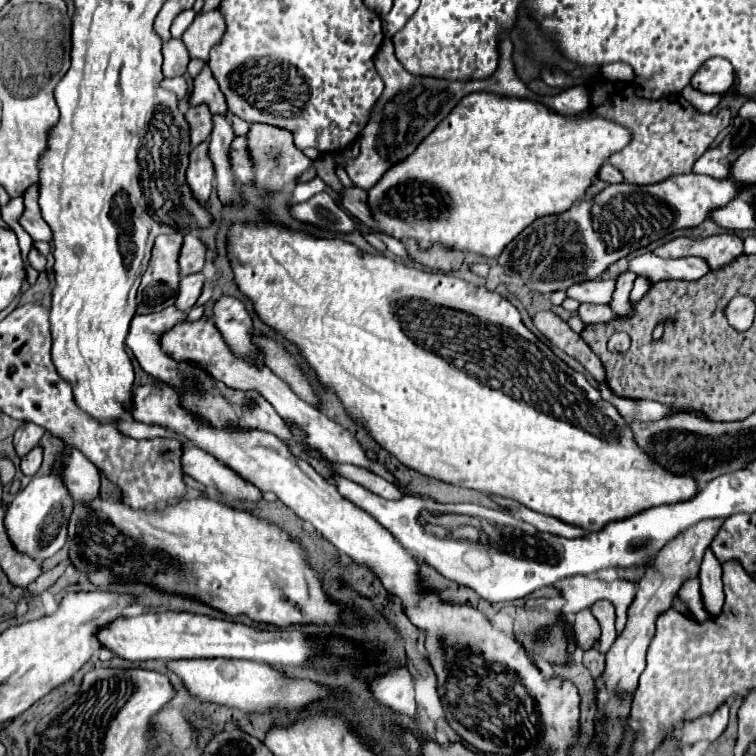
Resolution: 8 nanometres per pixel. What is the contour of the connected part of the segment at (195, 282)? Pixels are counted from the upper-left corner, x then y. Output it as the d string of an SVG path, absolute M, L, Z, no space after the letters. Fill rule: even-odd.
M201 272L199 274L191 274L191 276L183 276L179 280L179 294L177 294L175 306L179 310L183 310L183 312L189 312L191 306L197 302L203 284L205 284L205 276Z

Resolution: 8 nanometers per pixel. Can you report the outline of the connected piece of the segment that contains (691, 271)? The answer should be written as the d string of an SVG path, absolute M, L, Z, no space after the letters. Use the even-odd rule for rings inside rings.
M653 252L635 256L629 260L629 270L647 276L651 282L659 280L699 280L705 274L705 260L699 256L691 258L669 258L663 260Z

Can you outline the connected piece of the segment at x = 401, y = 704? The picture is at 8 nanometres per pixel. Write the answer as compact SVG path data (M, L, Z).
M397 668L381 676L371 678L371 692L375 698L389 706L391 710L407 716L415 716L415 690L413 690L413 676L407 668Z

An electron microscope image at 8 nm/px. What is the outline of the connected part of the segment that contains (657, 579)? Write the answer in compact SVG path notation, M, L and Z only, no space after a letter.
M703 520L701 524L691 526L691 530L681 532L675 540L671 540L657 554L657 558L653 560L653 566L651 564L647 566L647 572L641 578L639 586L637 586L637 594L635 594L635 598L633 598L633 602L631 602L631 606L627 610L625 630L617 636L617 640L613 642L613 646L607 652L605 674L595 680L597 688L605 680L609 690L613 692L613 696L609 700L609 706L599 712L599 716L601 714L607 716L607 722L599 722L599 726L597 726L597 732L601 734L601 742L607 744L607 754L613 754L617 744L621 742L623 724L627 722L627 716L629 716L629 700L623 700L623 696L631 696L631 692L637 686L637 680L639 680L641 672L645 670L645 654L647 654L647 648L649 648L649 644L651 644L651 640L655 636L655 620L663 612L673 608L673 600L675 600L679 588L687 580L697 578L703 552L713 542L713 538L719 532L719 528L721 528L721 520Z

